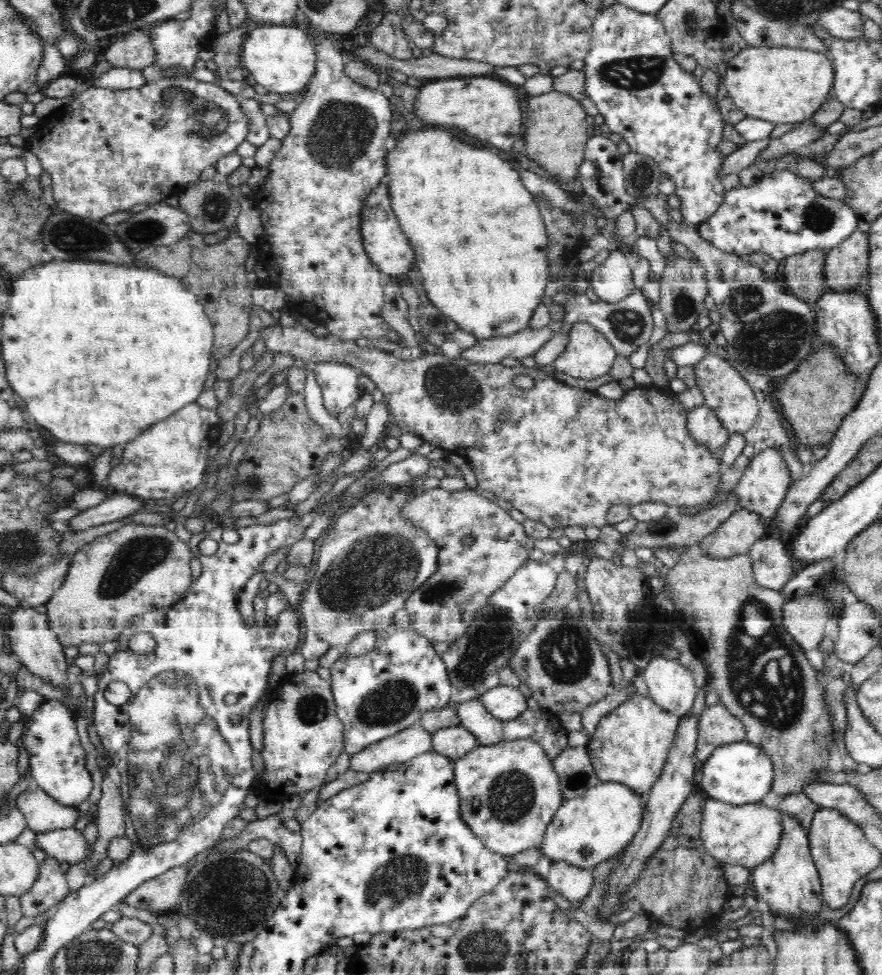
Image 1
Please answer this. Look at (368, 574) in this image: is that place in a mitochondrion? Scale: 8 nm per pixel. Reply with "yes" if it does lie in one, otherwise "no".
yes

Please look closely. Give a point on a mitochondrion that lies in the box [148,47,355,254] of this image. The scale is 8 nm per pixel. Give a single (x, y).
(183, 111)

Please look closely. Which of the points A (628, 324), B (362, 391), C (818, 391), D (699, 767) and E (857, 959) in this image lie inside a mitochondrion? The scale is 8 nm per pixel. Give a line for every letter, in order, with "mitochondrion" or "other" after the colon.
A: mitochondrion
B: other
C: other
D: other
E: other

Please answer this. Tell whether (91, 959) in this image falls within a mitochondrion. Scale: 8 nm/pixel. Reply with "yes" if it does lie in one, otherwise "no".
yes

